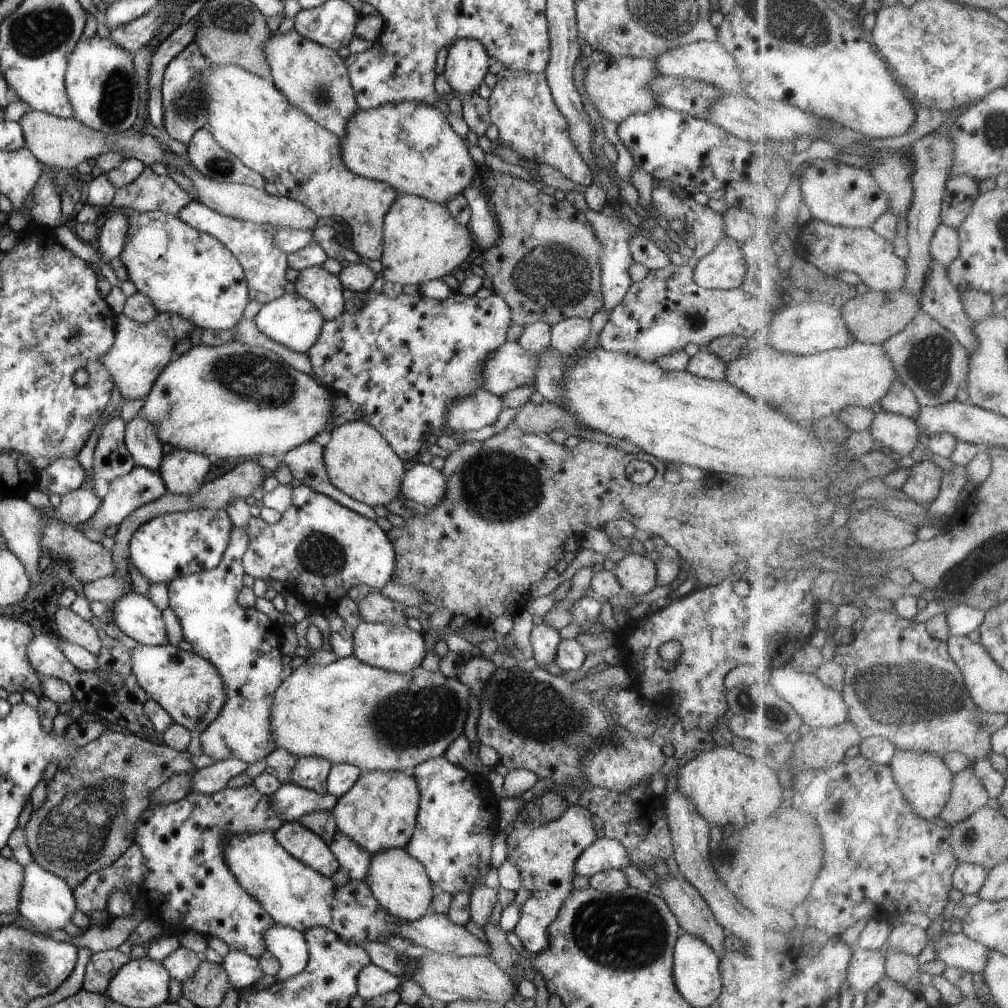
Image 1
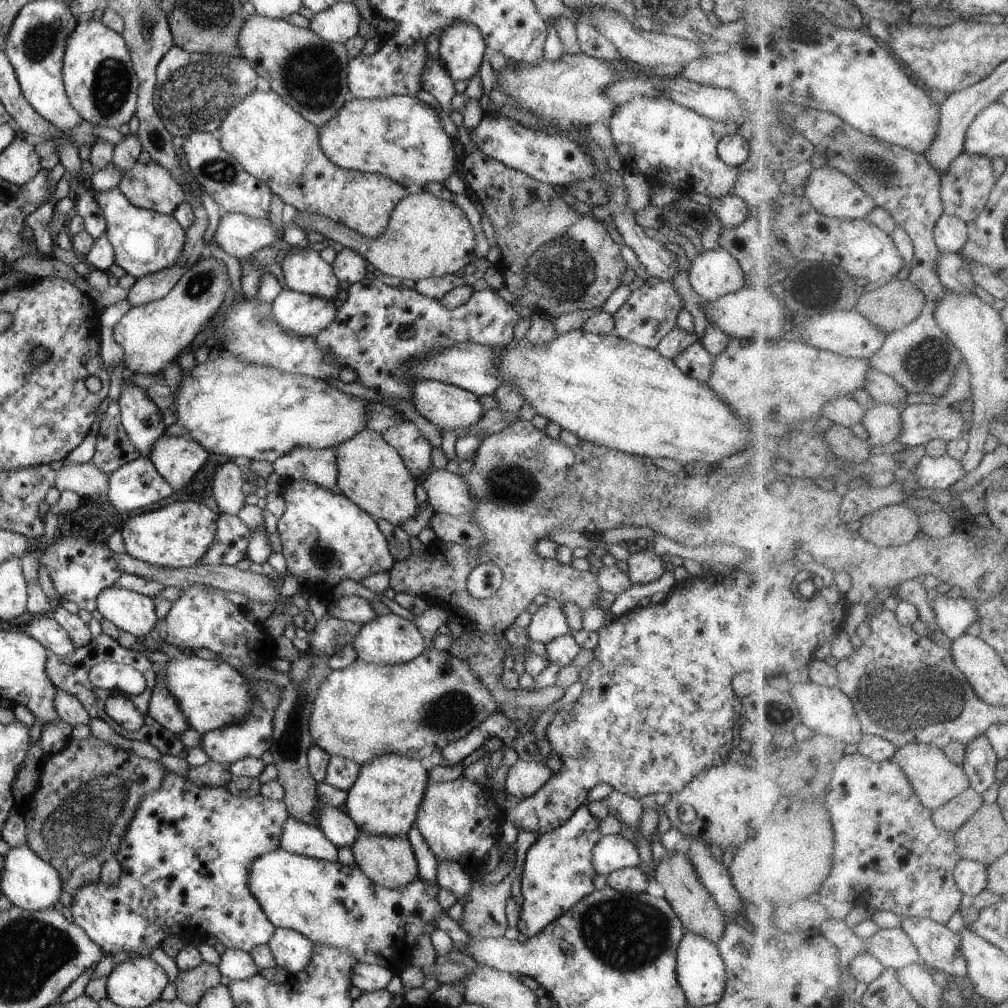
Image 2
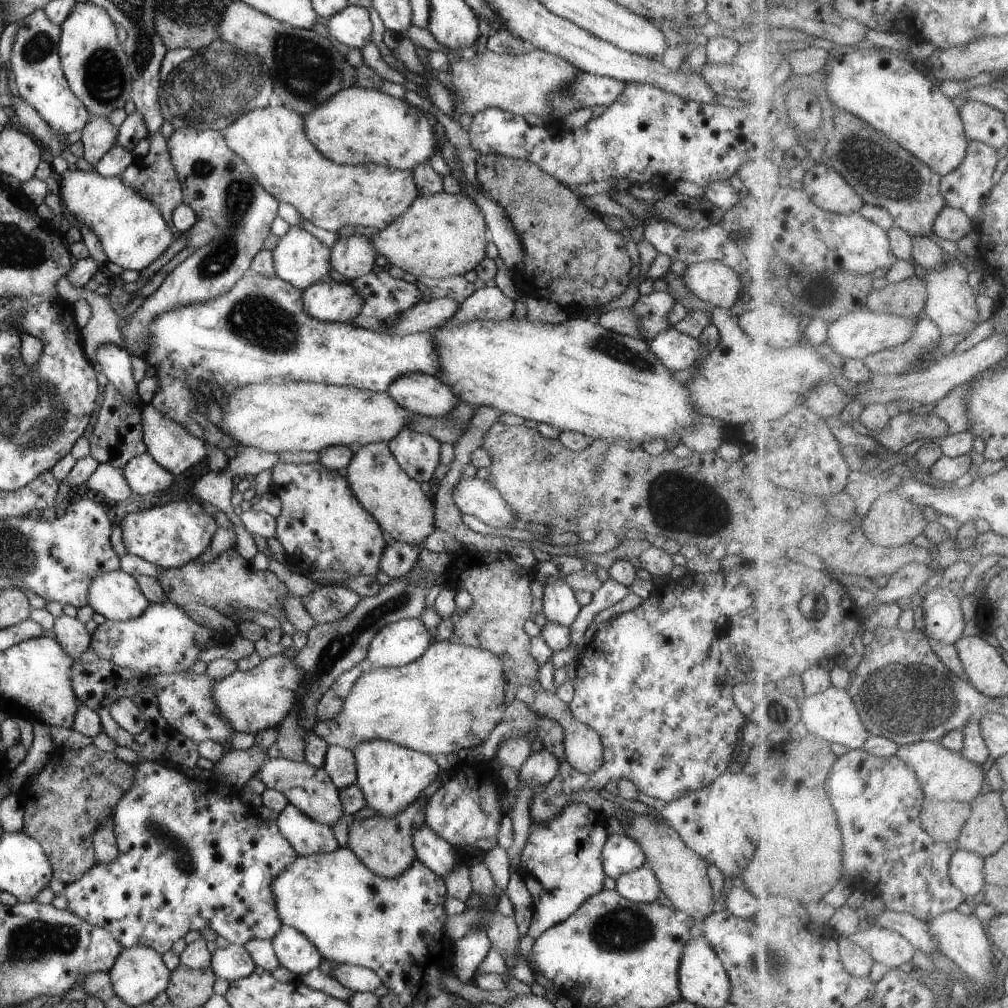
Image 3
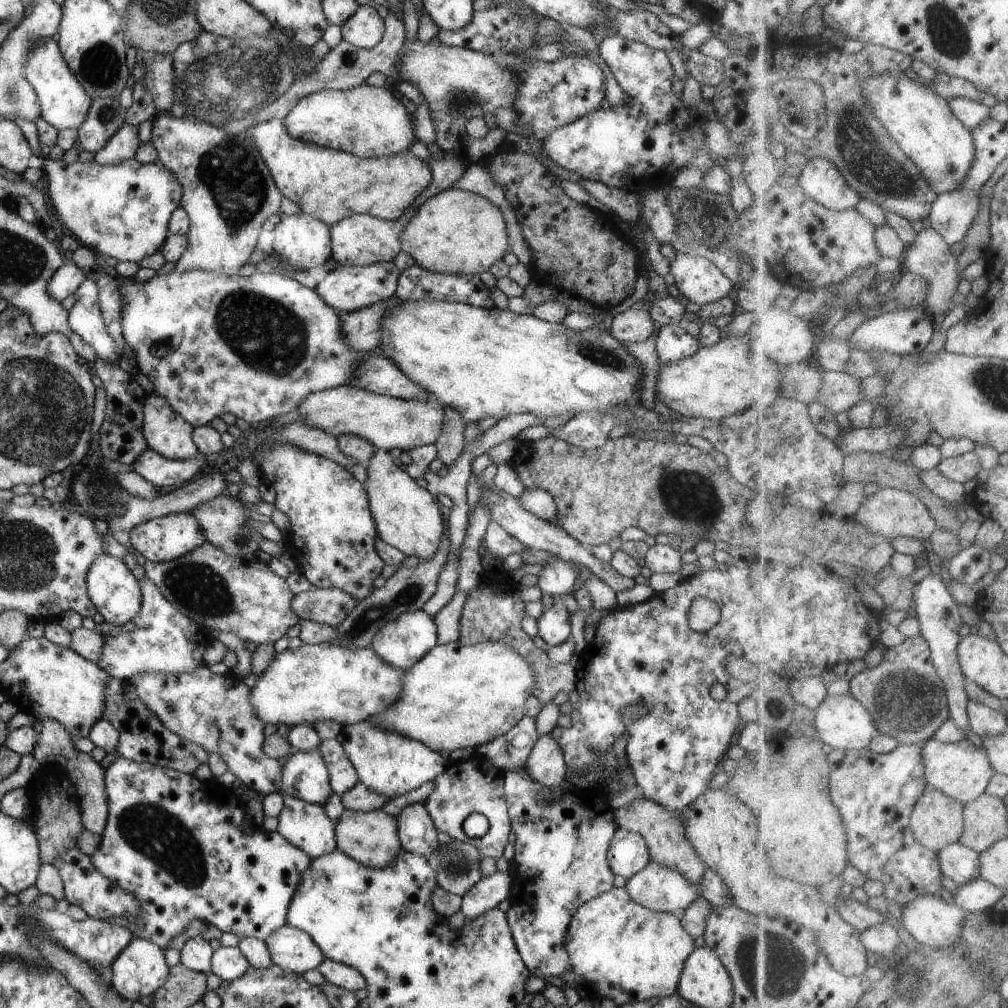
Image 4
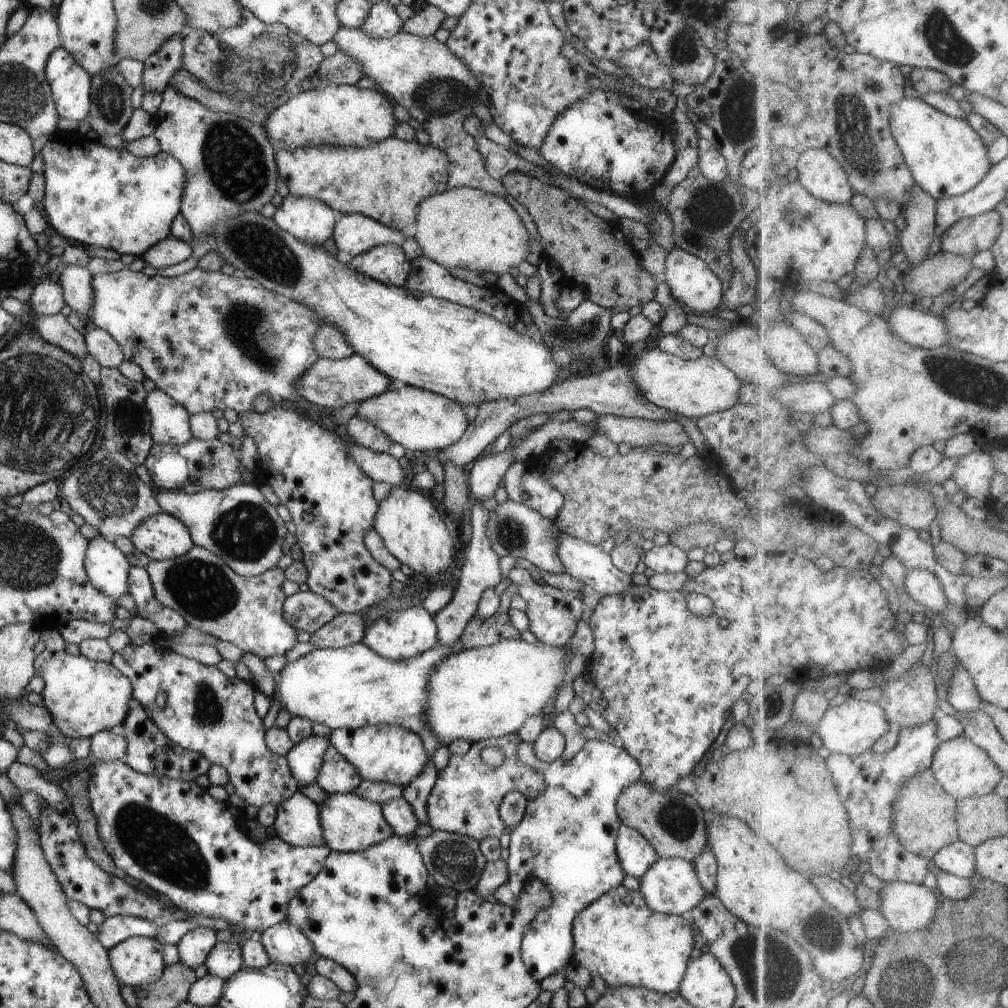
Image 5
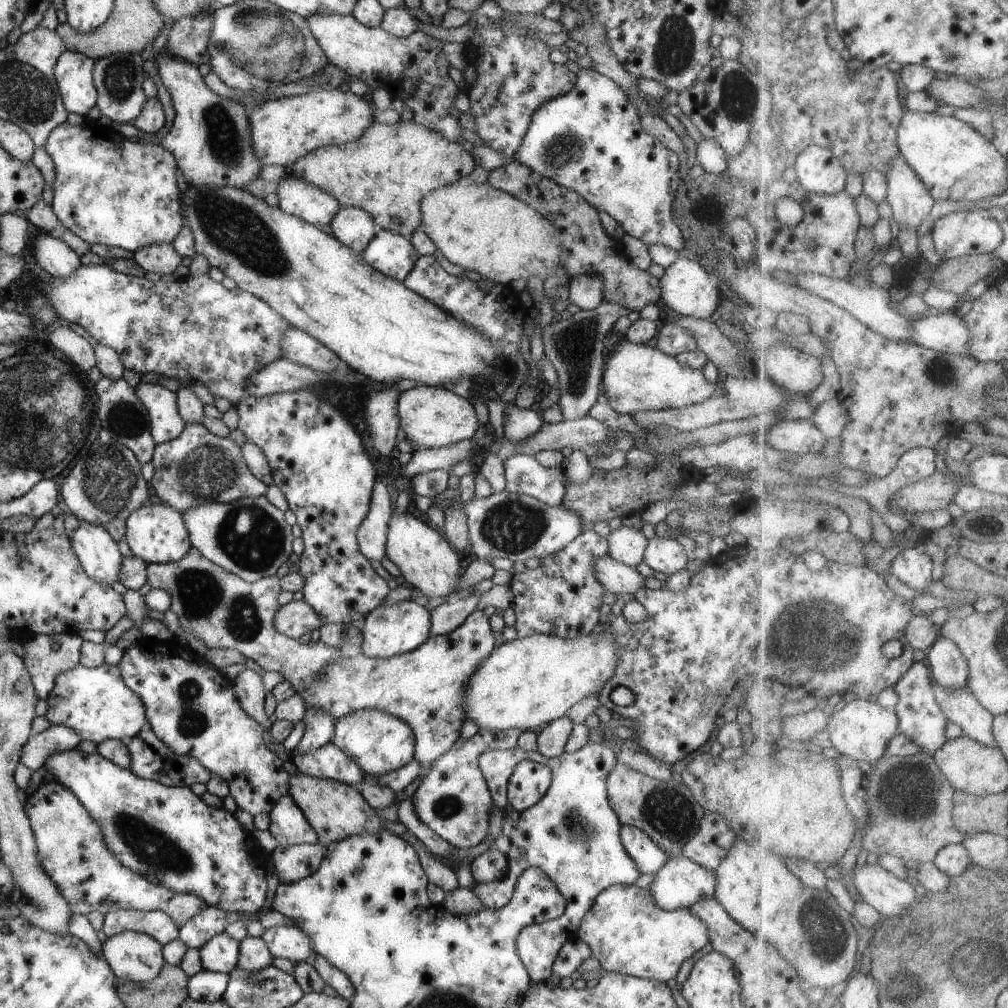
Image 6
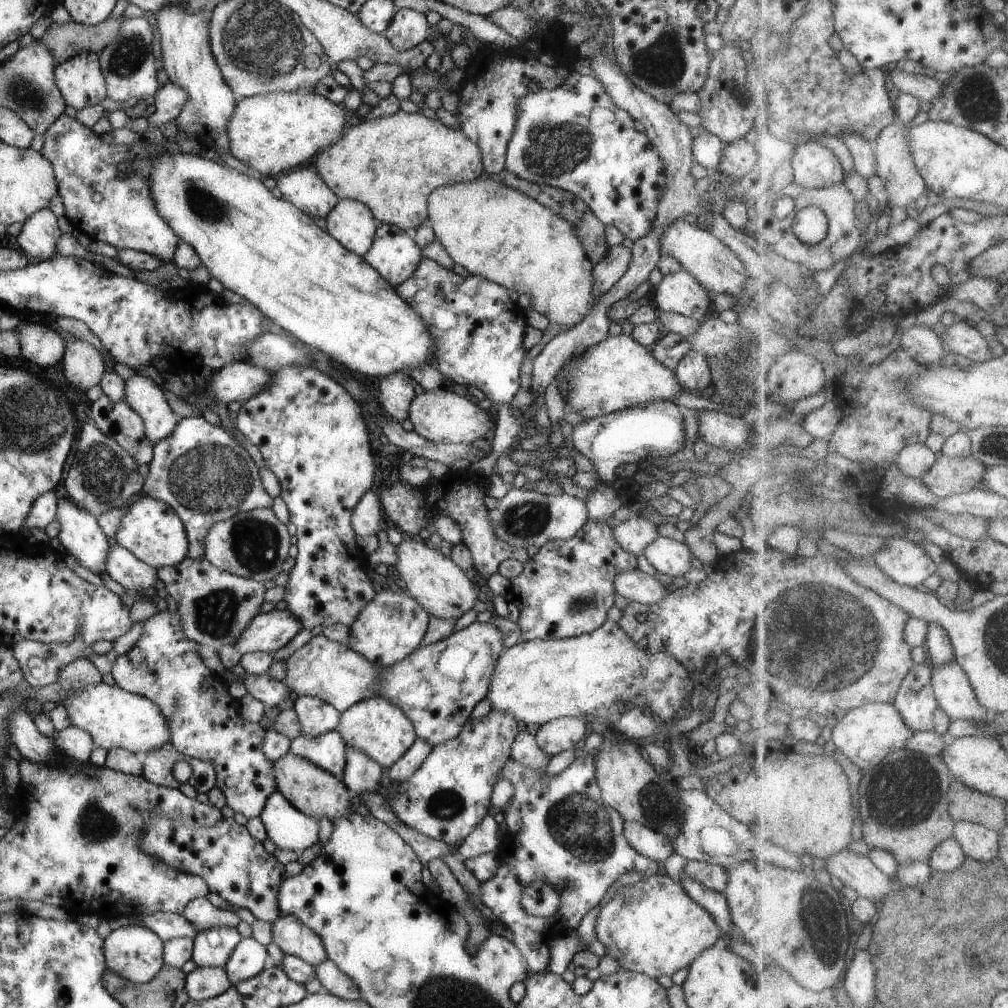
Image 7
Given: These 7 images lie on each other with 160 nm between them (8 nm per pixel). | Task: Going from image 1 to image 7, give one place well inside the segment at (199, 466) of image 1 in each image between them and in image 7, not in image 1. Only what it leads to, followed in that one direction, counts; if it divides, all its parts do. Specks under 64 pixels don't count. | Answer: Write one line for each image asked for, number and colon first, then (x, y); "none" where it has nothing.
2: (177, 459)
3: (171, 445)
4: (167, 433)
5: (170, 425)
6: (166, 423)
7: (142, 394)

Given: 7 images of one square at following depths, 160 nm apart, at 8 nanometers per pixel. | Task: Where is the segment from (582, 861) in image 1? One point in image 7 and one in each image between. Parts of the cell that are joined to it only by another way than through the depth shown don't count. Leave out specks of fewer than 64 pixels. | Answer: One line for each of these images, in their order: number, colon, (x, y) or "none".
2: (613, 852)
3: (620, 854)
4: (628, 853)
5: (636, 855)
6: (649, 856)
7: (647, 841)

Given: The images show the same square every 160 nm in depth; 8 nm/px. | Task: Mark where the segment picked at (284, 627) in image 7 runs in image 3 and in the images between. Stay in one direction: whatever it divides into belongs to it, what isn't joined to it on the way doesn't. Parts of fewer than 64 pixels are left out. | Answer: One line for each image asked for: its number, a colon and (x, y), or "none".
3: (330, 603)
4: (328, 606)
5: (306, 611)
6: (295, 618)

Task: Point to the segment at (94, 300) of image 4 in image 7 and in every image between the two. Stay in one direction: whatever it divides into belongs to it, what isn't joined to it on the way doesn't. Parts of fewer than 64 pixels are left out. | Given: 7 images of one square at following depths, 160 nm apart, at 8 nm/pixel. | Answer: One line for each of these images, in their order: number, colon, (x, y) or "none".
5: (75, 280)
6: (52, 254)
7: (39, 234)

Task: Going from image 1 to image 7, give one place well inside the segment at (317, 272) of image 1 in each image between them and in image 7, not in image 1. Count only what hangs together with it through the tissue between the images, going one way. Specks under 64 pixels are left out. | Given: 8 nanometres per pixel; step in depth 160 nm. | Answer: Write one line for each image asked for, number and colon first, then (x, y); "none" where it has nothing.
2: (304, 270)
3: (300, 259)
4: (302, 240)
5: (310, 219)
6: (296, 196)
7: (303, 187)

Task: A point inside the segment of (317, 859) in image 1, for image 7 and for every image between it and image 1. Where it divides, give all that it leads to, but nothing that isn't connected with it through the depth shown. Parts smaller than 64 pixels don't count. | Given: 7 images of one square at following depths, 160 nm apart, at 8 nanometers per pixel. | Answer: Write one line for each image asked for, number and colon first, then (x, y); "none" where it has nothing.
2: (298, 837)
3: (307, 837)
4: (305, 825)
5: (296, 822)
6: (287, 823)
7: (289, 828)

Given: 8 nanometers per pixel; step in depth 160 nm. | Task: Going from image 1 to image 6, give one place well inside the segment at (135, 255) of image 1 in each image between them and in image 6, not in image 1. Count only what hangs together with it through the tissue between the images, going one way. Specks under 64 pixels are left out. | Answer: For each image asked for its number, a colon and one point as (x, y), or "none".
2: (144, 241)
3: (133, 234)
4: (122, 209)
5: (98, 196)
6: (108, 189)

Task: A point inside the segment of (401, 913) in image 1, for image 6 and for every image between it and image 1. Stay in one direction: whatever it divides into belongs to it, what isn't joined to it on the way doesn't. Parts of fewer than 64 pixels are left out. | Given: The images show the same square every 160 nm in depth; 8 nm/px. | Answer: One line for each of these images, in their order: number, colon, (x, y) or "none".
2: (389, 860)
3: (384, 845)
4: (370, 837)
5: (349, 822)
6: (336, 810)

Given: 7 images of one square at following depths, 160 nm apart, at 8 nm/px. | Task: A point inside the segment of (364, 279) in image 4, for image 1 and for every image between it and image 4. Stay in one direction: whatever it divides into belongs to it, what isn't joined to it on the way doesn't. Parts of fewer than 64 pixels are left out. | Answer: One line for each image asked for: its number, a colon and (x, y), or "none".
1: (291, 320)
2: (306, 315)
3: (332, 301)

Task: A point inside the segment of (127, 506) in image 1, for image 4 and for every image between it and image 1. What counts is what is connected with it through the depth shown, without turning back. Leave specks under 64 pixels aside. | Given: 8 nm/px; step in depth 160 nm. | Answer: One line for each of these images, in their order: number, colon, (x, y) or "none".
2: (137, 484)
3: (144, 476)
4: (162, 472)

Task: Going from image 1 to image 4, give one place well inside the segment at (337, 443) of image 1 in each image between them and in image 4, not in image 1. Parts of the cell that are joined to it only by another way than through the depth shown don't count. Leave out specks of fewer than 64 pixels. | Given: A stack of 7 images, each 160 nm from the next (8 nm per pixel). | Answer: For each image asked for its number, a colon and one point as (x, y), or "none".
2: (371, 473)
3: (396, 501)
4: (407, 517)

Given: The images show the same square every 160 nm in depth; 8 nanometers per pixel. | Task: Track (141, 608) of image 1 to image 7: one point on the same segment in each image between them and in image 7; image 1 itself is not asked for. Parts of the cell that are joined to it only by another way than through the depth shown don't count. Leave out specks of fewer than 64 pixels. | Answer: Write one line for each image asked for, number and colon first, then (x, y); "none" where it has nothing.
2: (130, 611)
3: (116, 596)
4: (115, 591)
5: (106, 565)
6: (98, 553)
7: (80, 533)

